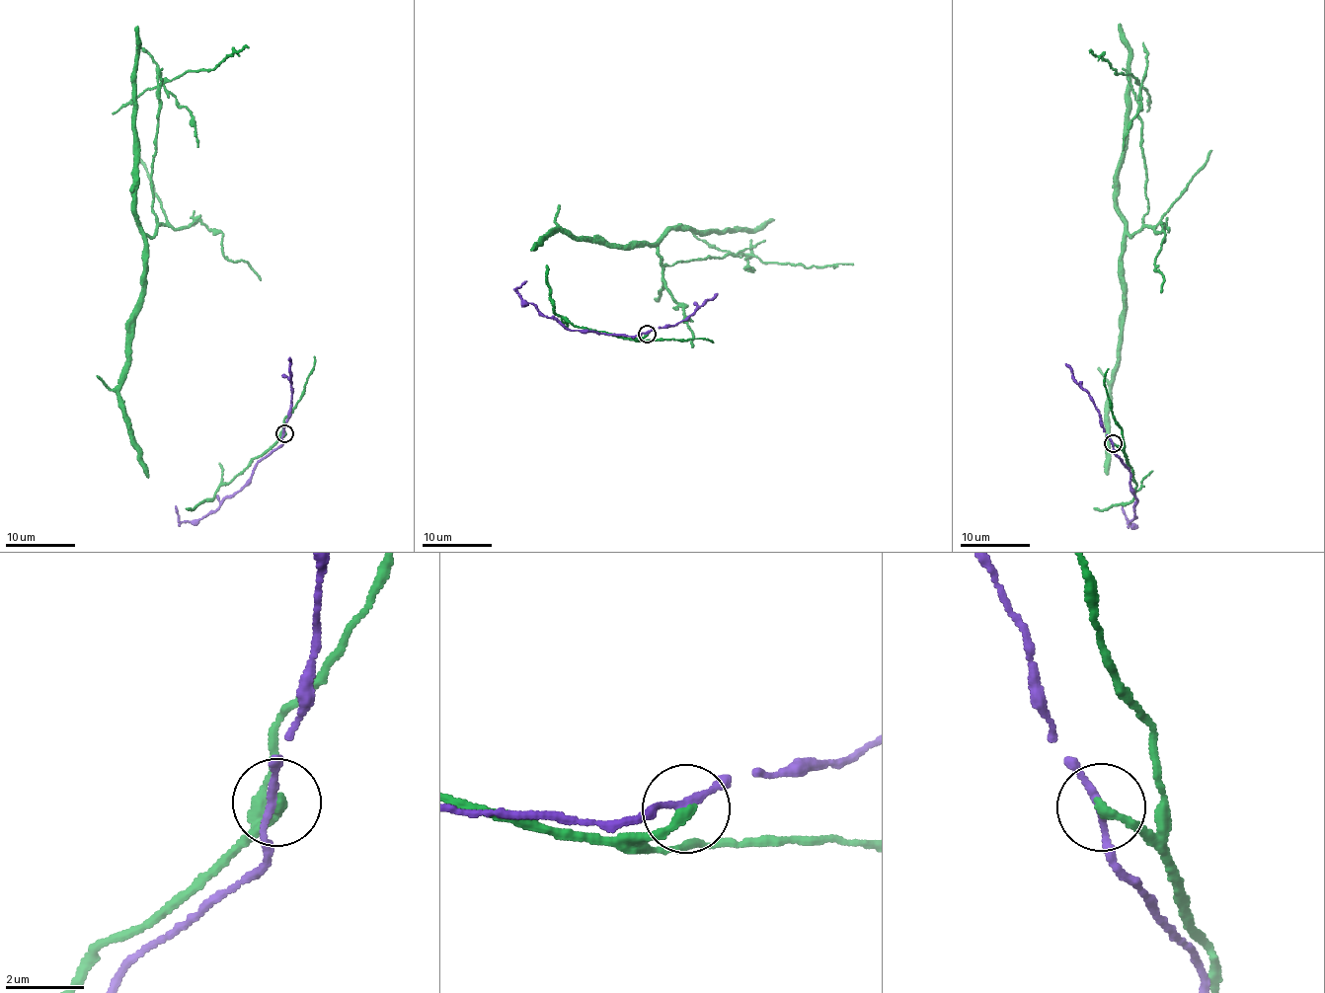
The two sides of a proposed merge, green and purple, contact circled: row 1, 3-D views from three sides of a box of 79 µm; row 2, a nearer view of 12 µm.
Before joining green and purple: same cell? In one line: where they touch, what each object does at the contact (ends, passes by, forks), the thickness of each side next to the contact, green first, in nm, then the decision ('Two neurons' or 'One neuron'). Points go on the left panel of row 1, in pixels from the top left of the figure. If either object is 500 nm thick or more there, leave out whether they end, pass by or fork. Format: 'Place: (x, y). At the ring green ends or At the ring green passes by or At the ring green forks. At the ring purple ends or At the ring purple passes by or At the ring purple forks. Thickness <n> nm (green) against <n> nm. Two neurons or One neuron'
Place: (284, 433). At the ring green ends. At the ring purple passes by. Thickness 240 nm (green) against 170 nm. Two neurons

